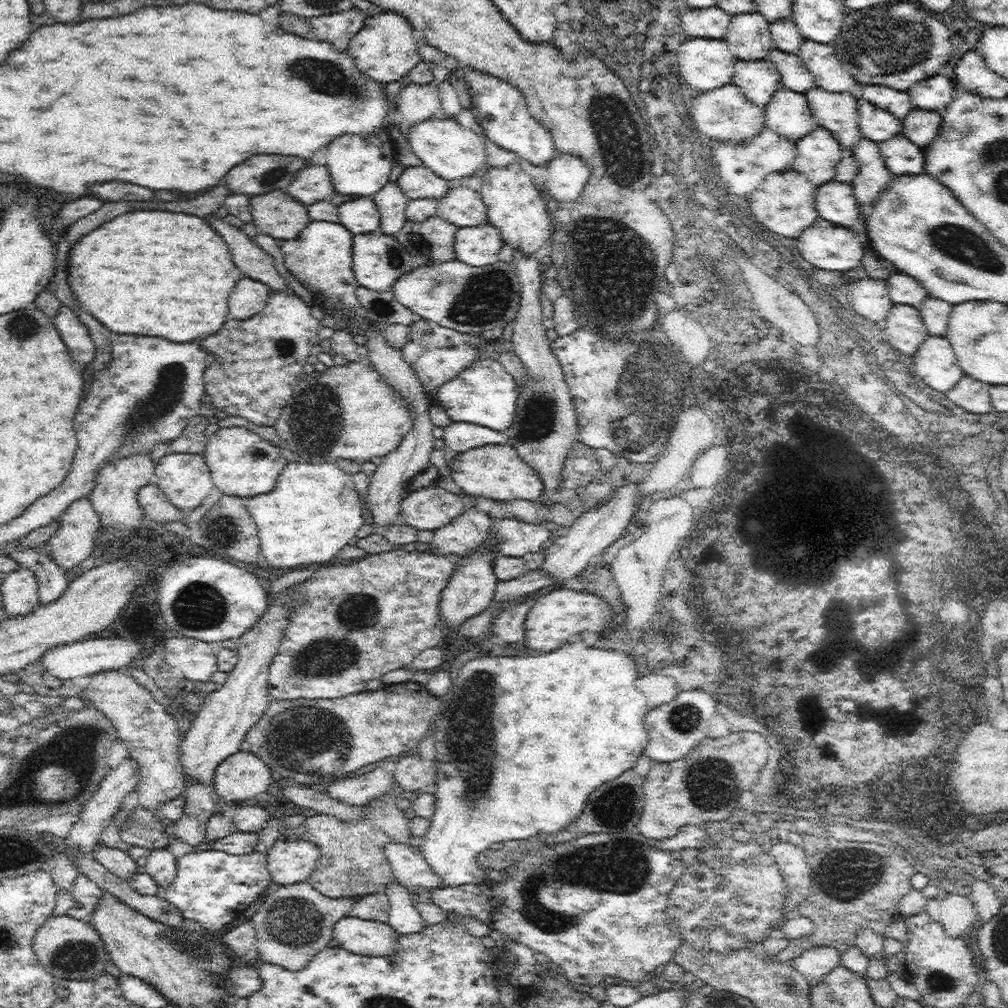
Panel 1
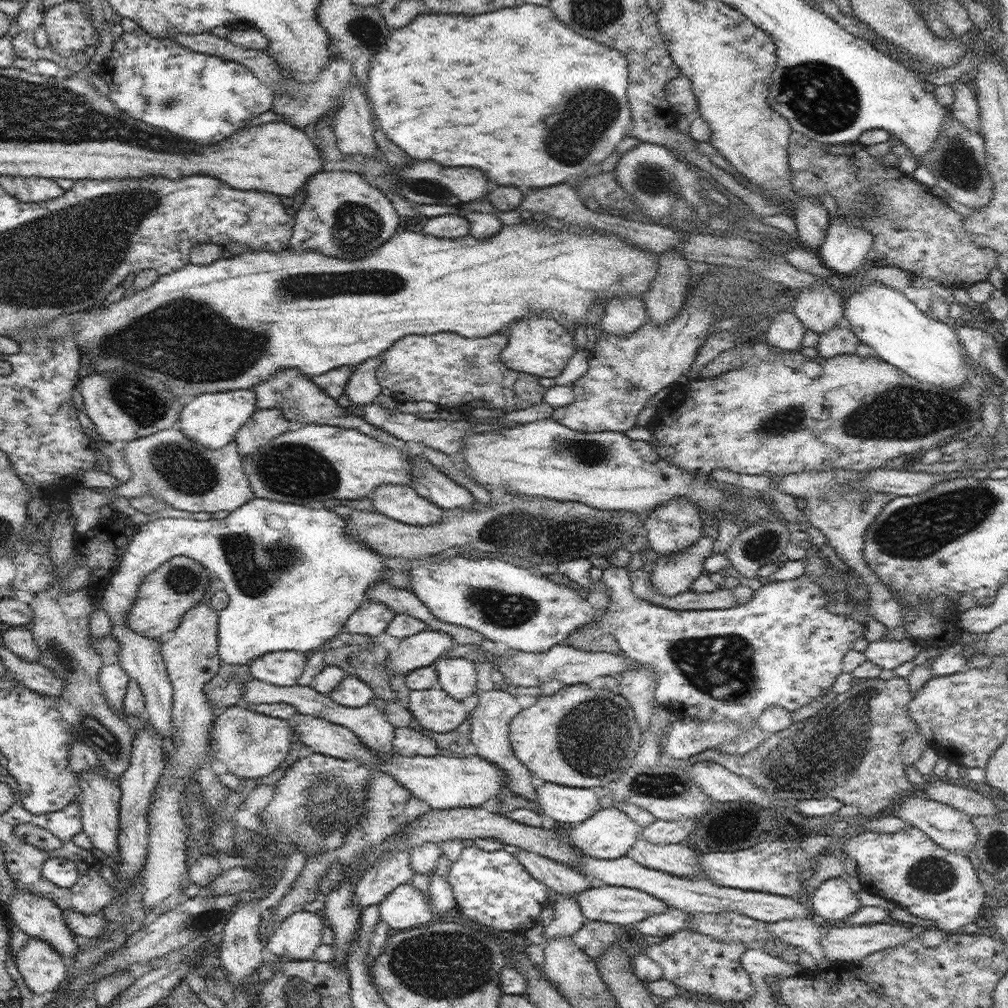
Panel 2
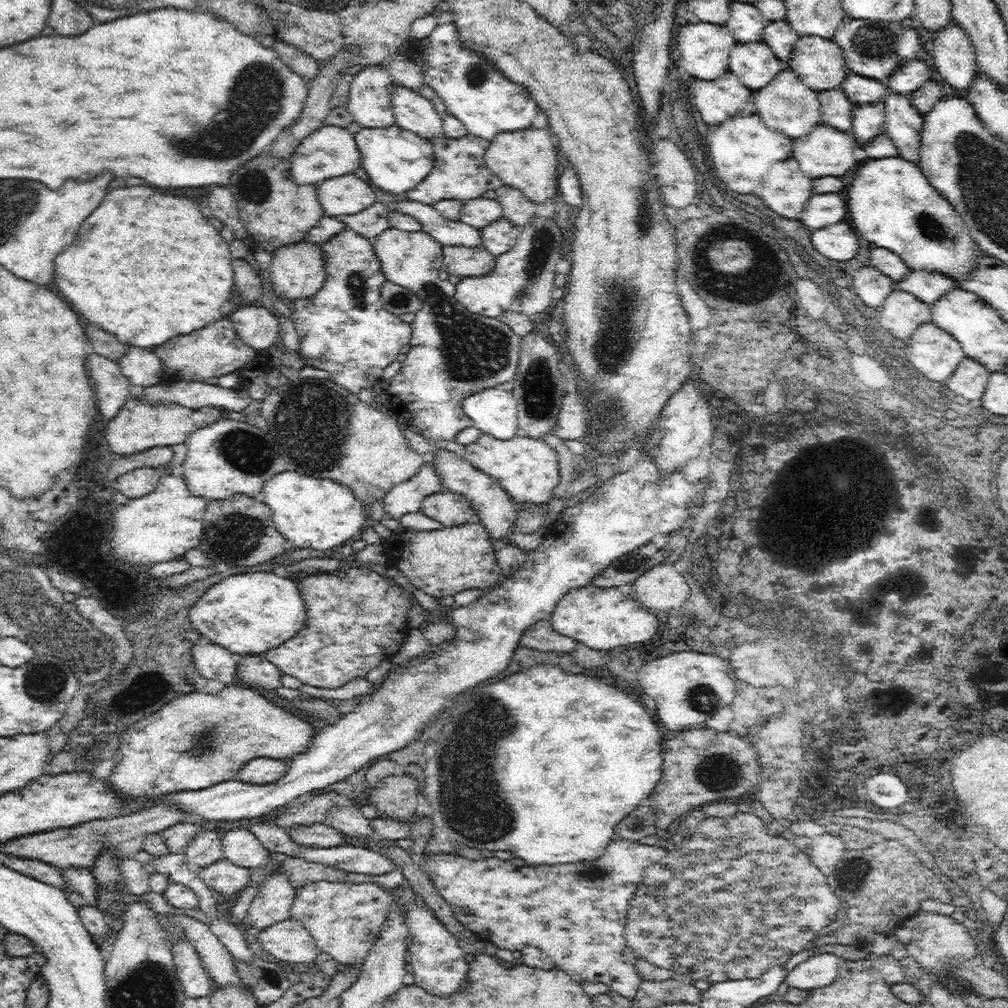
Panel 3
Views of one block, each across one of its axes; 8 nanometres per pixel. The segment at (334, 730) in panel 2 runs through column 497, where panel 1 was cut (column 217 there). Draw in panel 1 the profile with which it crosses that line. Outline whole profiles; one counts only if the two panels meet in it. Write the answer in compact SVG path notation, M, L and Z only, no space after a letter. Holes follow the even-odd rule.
M248 749L235 752L232 756L228 756L226 760L223 760L214 771L214 784L212 790L216 791L216 794L224 802L242 802L249 803L257 801L264 797L268 788L274 786L272 782L272 772L267 764L256 754L250 752Z

